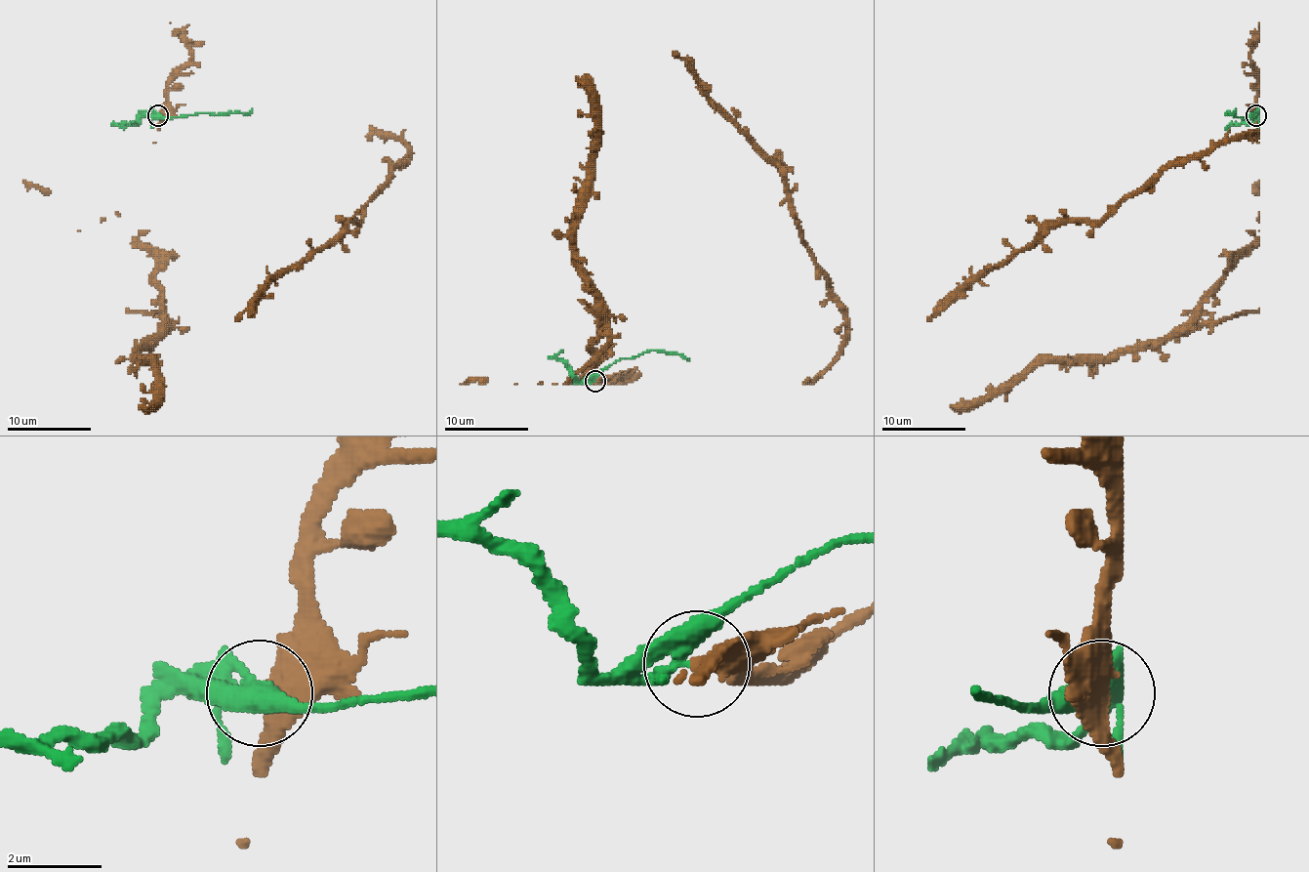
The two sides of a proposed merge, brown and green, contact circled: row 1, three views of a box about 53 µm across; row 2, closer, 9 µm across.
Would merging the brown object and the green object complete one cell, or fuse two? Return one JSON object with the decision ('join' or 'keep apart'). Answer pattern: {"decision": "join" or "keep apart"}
{"decision": "keep apart"}

